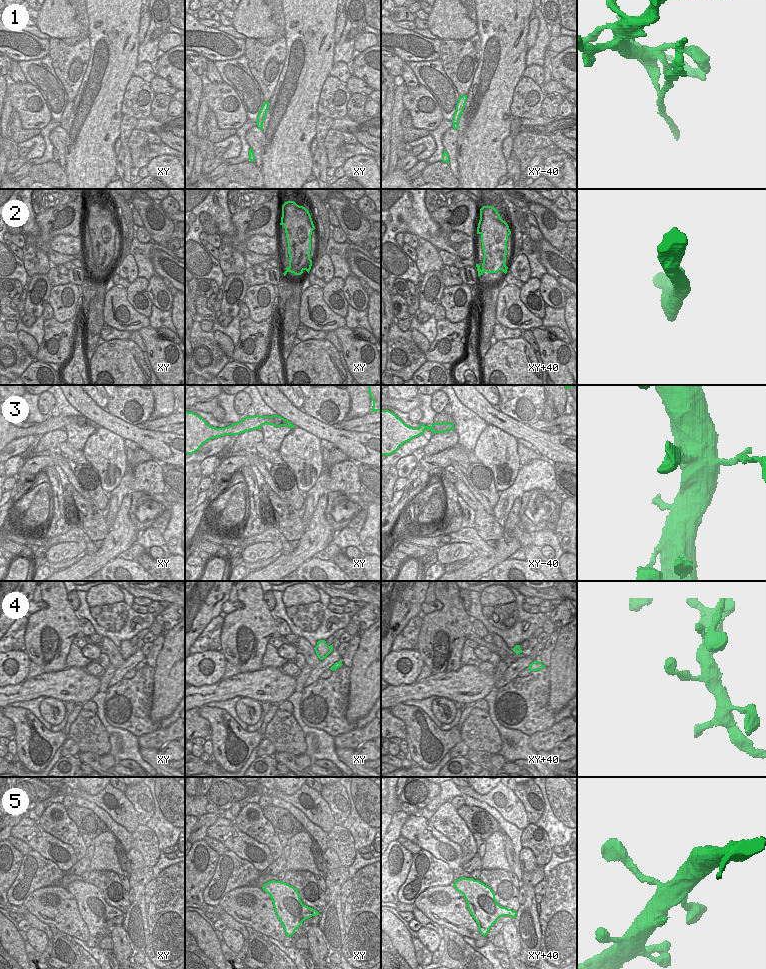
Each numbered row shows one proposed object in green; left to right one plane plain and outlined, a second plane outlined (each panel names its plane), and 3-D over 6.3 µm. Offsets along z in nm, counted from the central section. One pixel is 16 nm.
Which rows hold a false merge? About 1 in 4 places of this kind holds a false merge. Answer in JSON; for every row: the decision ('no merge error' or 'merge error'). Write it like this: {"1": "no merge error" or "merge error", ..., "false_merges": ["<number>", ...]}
{"1": "merge error", "2": "merge error", "3": "no merge error", "4": "no merge error", "5": "no merge error", "false_merges": ["1", "2"]}

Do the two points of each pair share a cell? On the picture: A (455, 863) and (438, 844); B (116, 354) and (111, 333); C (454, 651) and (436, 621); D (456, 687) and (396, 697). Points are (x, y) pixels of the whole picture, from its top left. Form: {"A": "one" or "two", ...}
{"A": "one", "B": "two", "C": "one", "D": "one"}

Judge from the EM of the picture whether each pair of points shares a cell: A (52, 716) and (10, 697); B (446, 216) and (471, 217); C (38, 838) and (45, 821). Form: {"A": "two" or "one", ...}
{"A": "two", "B": "one", "C": "two"}

